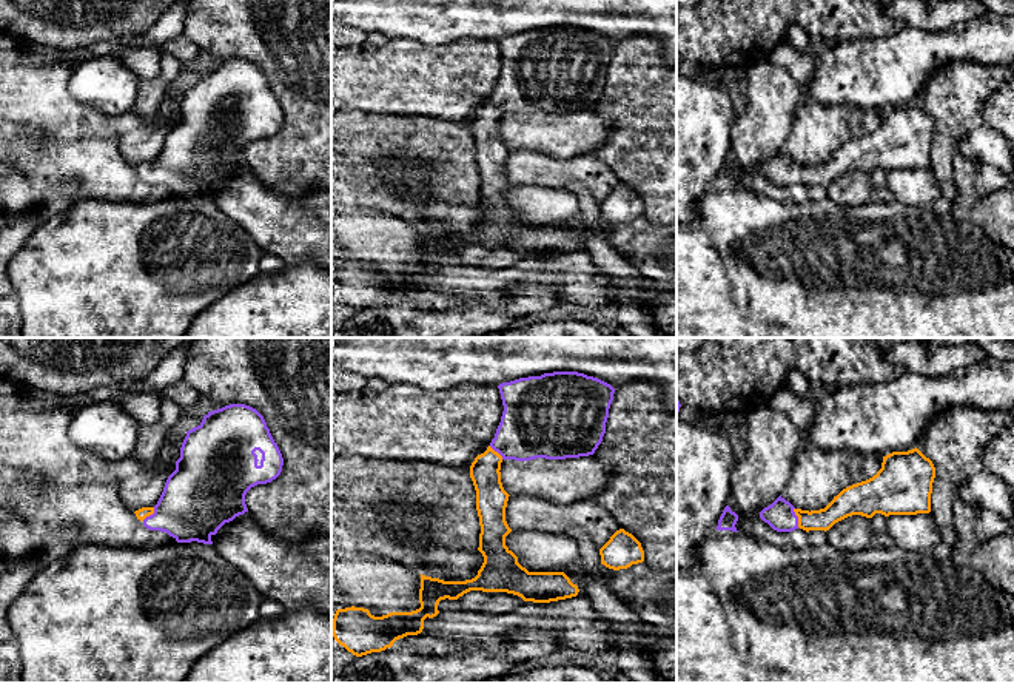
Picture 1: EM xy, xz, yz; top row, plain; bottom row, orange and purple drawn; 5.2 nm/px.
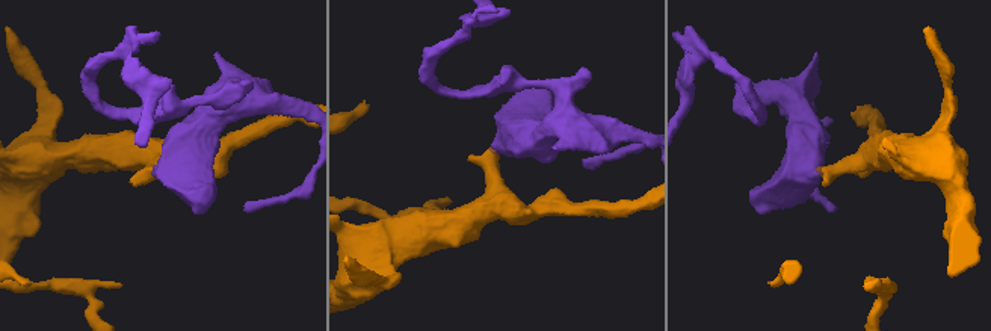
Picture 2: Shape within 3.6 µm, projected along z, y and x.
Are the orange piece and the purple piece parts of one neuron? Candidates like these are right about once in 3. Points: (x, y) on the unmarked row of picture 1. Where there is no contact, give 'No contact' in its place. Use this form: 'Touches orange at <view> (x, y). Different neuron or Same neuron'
Touches orange at yz (799, 171). Same neuron

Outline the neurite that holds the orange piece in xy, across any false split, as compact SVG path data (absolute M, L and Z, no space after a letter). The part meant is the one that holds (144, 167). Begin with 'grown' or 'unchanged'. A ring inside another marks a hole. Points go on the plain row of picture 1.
grown; M230 59L208 66L197 82L186 86L176 125L168 131L157 159L134 168L146 183L166 187L177 197L213 199L211 191L225 177L248 167L247 146L276 134L282 120L282 108L264 71L250 60Z

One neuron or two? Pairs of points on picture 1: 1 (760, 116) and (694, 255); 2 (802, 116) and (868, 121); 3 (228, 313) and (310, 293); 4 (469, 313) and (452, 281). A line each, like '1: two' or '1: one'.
1: two
2: one
3: one
4: two

